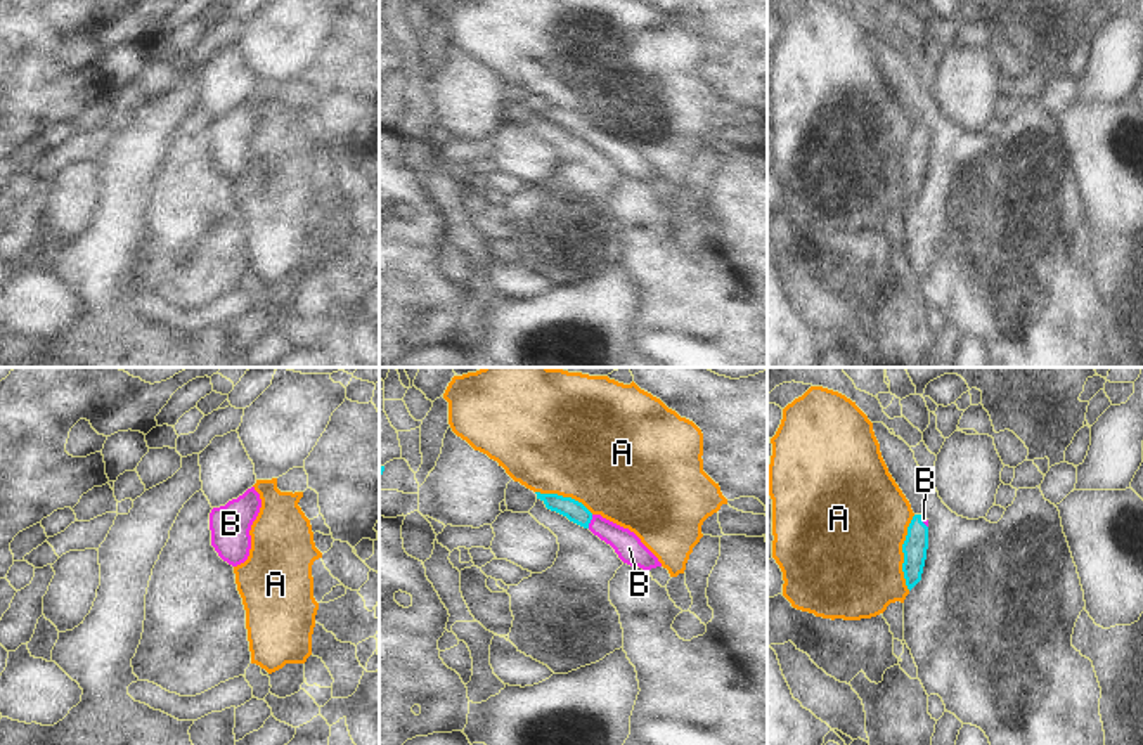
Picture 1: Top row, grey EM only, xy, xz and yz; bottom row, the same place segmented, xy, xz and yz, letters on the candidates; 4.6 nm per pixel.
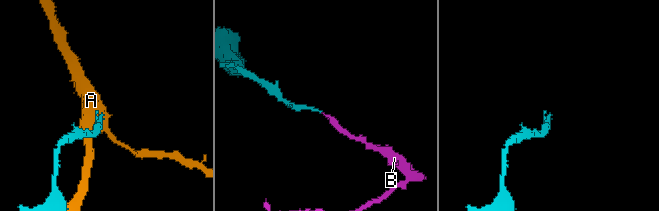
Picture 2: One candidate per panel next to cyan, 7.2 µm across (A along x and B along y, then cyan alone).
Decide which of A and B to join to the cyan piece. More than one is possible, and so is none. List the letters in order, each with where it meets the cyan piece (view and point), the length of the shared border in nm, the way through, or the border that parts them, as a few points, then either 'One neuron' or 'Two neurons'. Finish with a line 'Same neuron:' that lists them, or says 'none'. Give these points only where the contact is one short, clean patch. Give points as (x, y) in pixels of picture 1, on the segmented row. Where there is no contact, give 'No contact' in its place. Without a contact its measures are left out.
A: Touches cyan at yz (903, 551). Shared border 360 nm. Two neurons
B: Touches cyan at xz (589, 522). Shared border 70 nm. Path across: xz (575, 511), (589, 522), (617, 536), (629, 548). One neuron
Same neuron: B.

